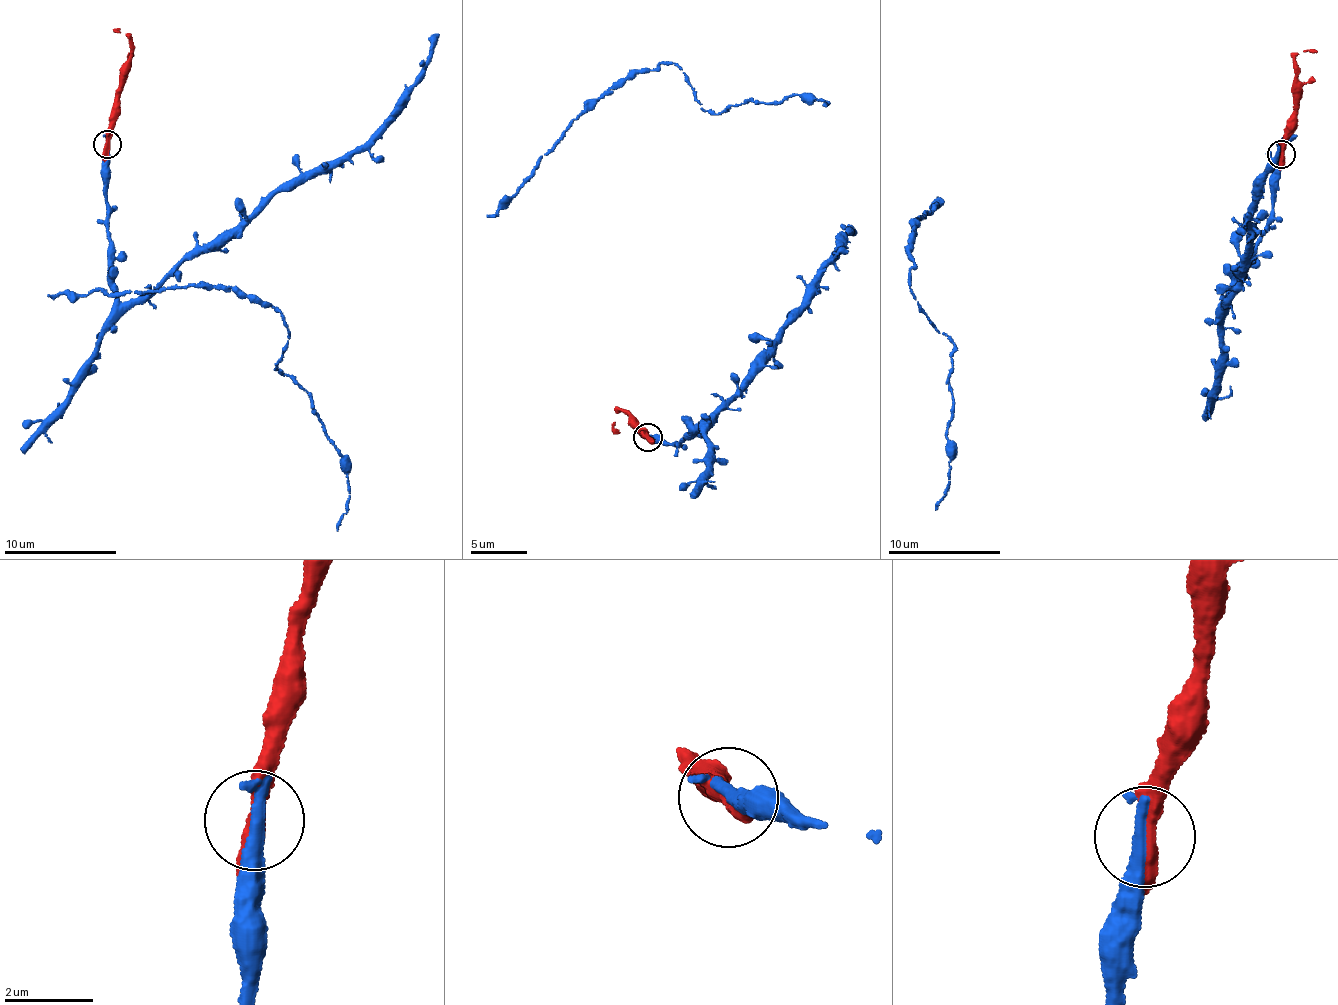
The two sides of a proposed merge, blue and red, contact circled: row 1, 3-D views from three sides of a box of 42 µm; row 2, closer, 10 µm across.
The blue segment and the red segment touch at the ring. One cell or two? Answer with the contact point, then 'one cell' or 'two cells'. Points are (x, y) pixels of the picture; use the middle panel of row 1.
place (647, 437); one cell

